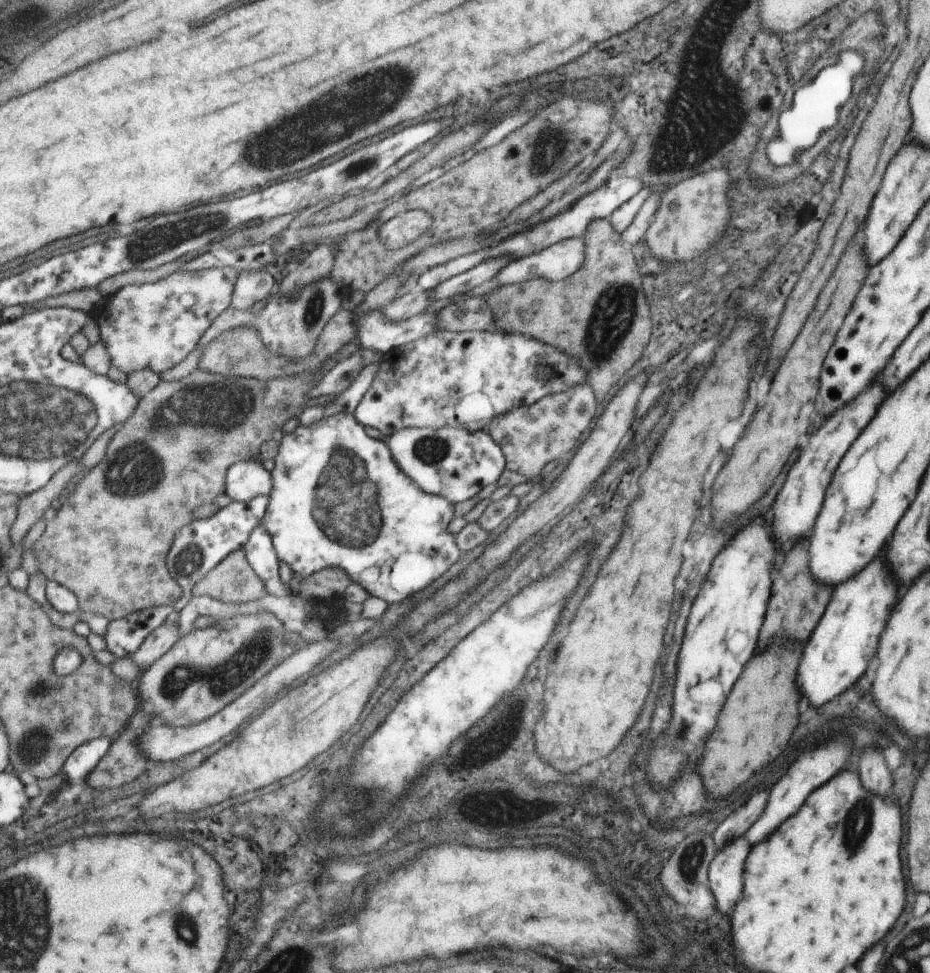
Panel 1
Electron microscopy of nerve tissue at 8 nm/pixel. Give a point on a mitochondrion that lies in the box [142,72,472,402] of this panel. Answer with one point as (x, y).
(312, 314)

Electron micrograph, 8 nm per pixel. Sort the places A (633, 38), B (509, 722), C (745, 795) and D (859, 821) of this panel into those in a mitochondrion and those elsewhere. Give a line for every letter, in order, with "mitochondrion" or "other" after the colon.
A: other
B: mitochondrion
C: other
D: mitochondrion

